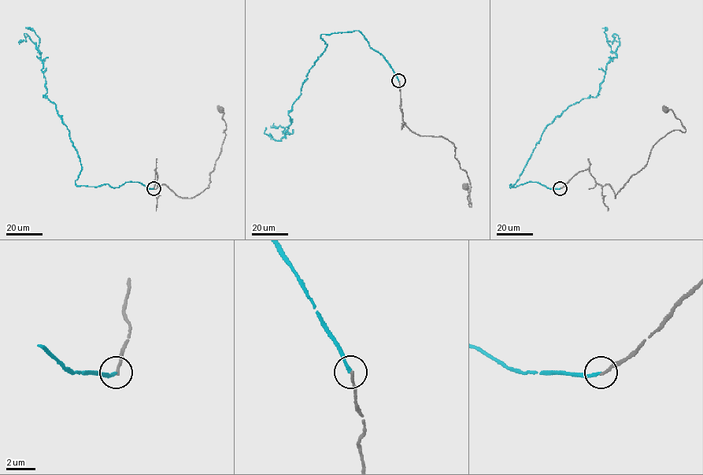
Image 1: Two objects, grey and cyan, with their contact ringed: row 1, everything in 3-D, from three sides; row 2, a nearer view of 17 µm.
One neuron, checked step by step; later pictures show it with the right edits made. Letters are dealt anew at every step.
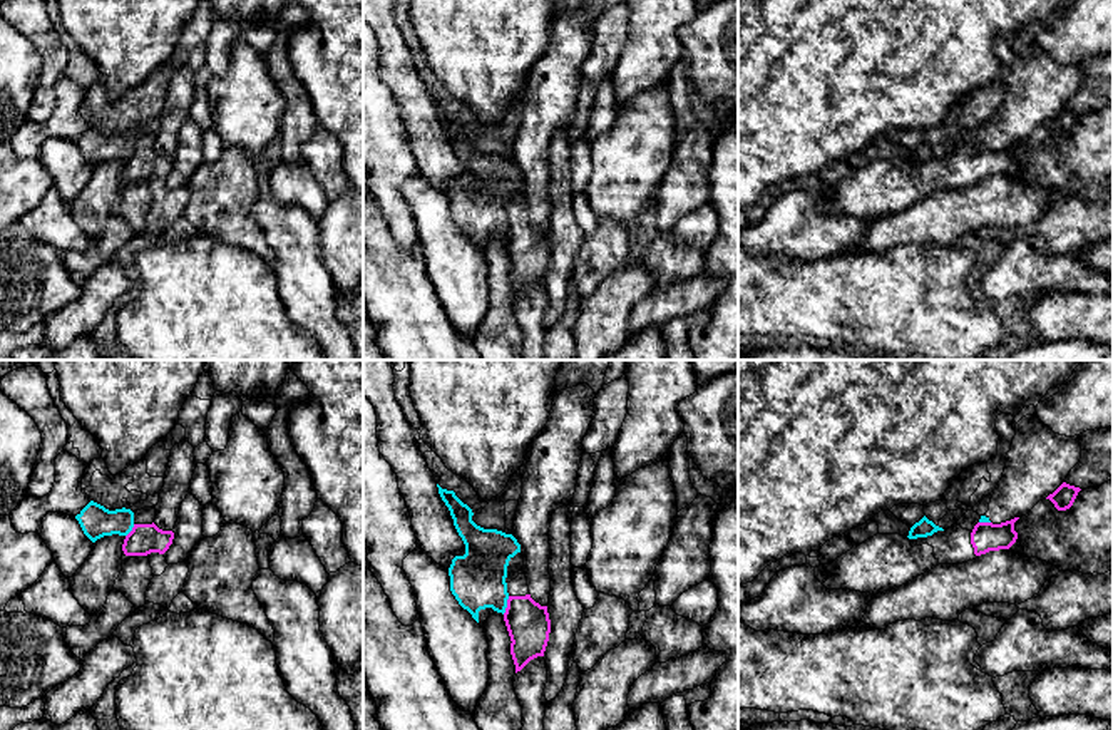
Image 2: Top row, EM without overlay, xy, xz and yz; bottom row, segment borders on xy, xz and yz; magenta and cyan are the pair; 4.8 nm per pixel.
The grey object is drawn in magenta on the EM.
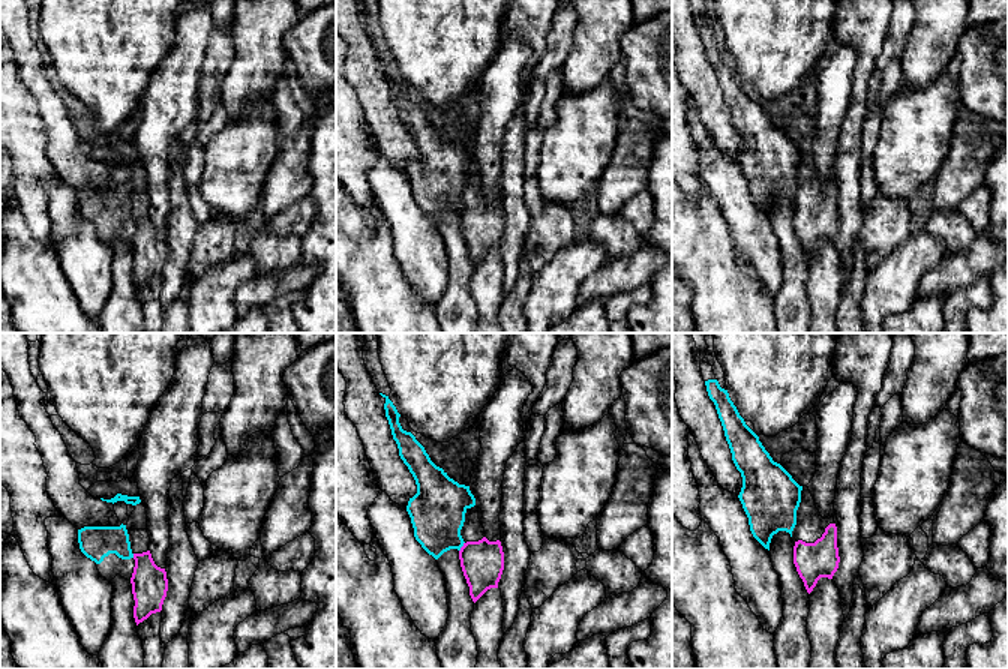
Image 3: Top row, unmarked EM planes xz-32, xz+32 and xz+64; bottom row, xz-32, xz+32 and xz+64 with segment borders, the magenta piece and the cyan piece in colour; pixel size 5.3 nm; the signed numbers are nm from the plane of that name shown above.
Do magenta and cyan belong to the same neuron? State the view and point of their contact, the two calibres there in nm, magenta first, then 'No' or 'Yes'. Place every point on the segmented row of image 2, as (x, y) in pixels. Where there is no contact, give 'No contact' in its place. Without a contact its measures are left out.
Touches magenta at xz (507, 605). Thickness 200 nm (magenta) against 280 nm. No

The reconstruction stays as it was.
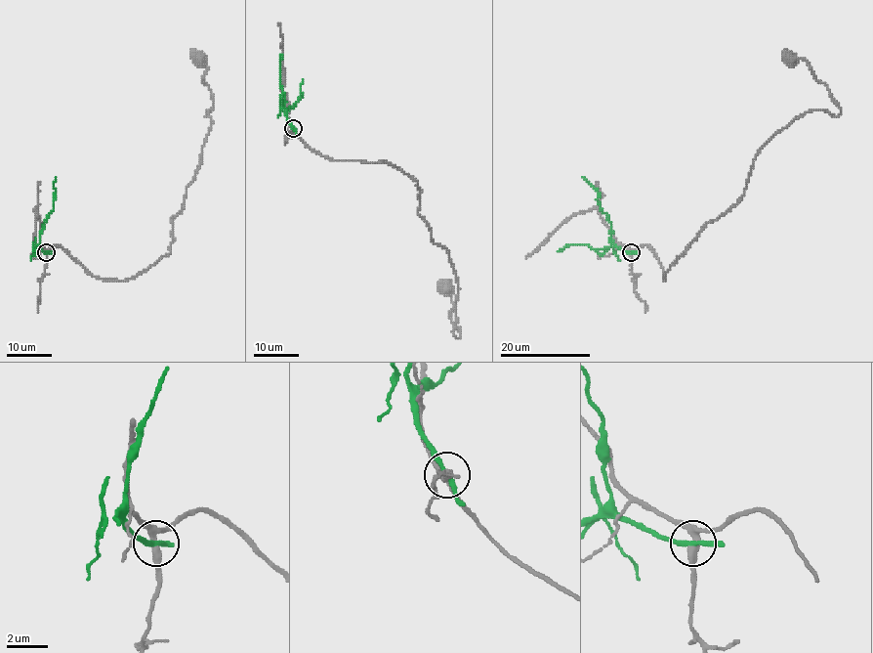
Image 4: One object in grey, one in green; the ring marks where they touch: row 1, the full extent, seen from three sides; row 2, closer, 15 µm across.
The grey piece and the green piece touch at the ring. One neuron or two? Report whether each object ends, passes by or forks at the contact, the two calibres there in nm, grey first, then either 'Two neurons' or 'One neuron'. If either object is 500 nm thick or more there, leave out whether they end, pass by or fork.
At the ring grey forks. At the ring green passes by. Thickness 280 nm (grey) against 200 nm. Two neurons

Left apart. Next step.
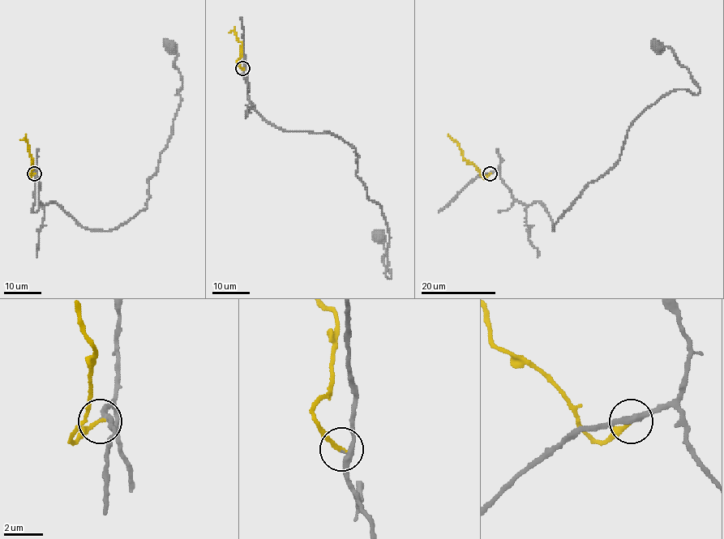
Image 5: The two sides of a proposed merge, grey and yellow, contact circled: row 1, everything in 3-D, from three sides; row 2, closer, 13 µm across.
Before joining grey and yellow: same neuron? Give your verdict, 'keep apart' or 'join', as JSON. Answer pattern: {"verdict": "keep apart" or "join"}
{"verdict": "join"}

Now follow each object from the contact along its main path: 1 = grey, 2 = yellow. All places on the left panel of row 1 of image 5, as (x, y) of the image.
1: (33, 173), (42, 203), (54, 202), (83, 228), (114, 229), (143, 211), (181, 97), (177, 49), (169, 45)
2: (33, 173), (29, 177), (32, 159), (25, 134)

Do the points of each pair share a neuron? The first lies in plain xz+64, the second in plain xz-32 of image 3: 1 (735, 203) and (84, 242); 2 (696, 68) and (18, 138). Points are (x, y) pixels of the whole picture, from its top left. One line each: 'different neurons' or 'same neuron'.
1: same neuron
2: different neurons

